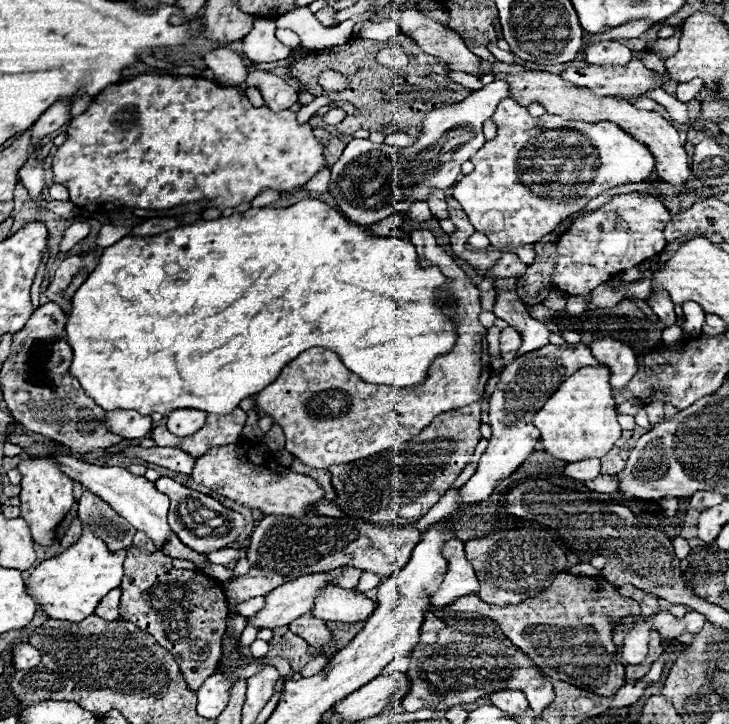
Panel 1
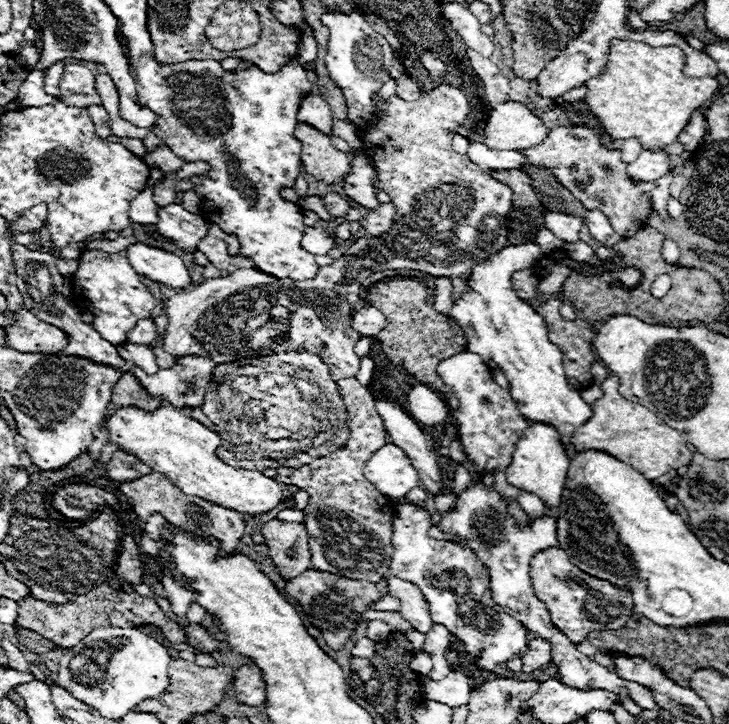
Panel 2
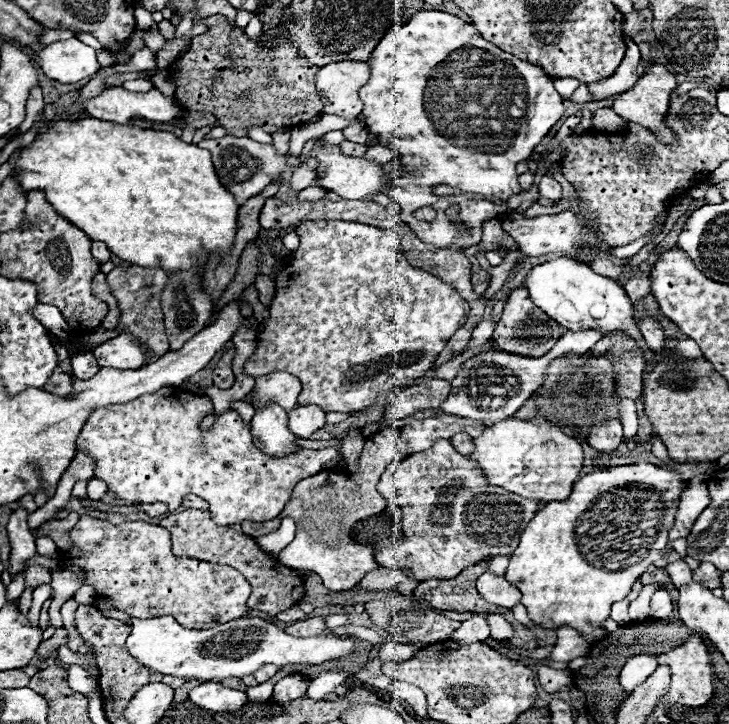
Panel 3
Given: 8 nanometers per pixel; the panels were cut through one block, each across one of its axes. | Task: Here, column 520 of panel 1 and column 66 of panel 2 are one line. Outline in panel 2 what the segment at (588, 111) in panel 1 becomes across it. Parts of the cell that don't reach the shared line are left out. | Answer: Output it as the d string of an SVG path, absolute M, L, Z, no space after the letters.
M80 62L64 66L58 98L68 106L78 106L78 108L88 108L102 102L100 96L96 94L94 74Z

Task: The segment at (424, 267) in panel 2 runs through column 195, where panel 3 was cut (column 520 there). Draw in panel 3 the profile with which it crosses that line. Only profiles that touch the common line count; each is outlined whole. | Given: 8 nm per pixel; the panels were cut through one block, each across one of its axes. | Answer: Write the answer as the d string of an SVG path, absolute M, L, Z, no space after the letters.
M520 286L510 292L510 298L502 312L502 318L500 318L500 322L496 322L492 340L504 352L538 358L538 356L544 356L558 342L560 336L562 336L560 324L552 322L552 318L548 318L538 306L534 306L534 302L528 298L528 292L524 290L524 286Z

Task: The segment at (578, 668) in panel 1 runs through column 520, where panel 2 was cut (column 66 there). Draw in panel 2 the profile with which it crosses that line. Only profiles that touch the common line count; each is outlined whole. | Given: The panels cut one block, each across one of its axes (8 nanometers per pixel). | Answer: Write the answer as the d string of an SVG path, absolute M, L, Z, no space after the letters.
M100 584L94 590L90 590L88 594L76 596L72 602L66 602L66 604L50 604L50 602L44 602L44 600L36 600L32 596L26 596L26 598L18 600L16 604L18 604L18 618L16 618L18 628L34 630L42 638L50 640L54 646L66 648L66 650L76 646L86 634L90 634L98 626L152 624L152 626L160 628L172 644L186 642L186 636L184 636L180 624L176 624L174 620L164 616L164 612L158 608L154 598L146 598L146 596L140 596L140 594L134 594L134 592L126 594L126 592L120 592L120 590L112 590L108 584Z

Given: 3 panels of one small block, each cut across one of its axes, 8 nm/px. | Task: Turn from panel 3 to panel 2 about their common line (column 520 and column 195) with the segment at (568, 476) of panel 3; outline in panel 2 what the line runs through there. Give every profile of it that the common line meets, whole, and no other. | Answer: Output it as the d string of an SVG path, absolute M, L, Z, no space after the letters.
M124 406L106 418L106 428L108 442L134 454L140 462L150 466L152 472L164 474L186 496L198 496L242 514L264 514L282 502L282 488L276 480L258 470L236 470L224 464L214 454L220 446L218 434L202 426L198 420L188 418L174 406L160 406L154 412Z

